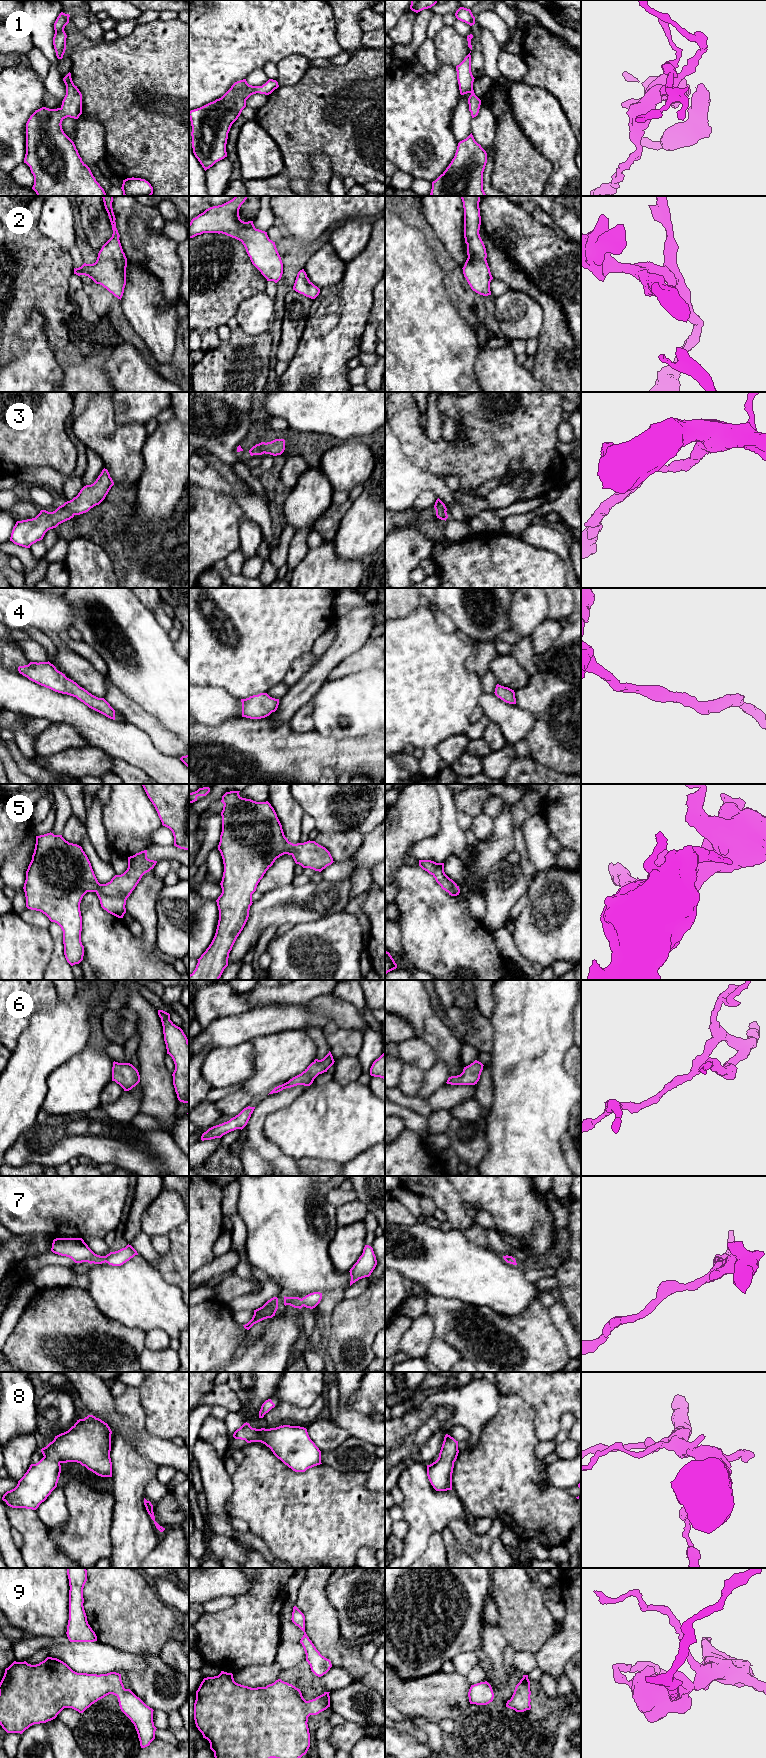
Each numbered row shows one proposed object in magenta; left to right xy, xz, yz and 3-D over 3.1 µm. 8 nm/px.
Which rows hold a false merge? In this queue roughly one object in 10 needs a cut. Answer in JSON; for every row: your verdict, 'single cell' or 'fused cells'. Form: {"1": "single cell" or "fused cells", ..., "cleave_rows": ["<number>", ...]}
{"1": "single cell", "2": "single cell", "3": "single cell", "4": "single cell", "5": "single cell", "6": "single cell", "7": "single cell", "8": "single cell", "9": "single cell", "cleave_rows": []}

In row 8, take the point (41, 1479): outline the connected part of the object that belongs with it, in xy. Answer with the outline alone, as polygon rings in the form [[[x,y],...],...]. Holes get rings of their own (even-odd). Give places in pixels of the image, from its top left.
[[[93,1415],[77,1420],[68,1431],[55,1436],[52,1442],[41,1449],[44,1457],[38,1463],[30,1465],[17,1486],[7,1491],[2,1500],[12,1508],[36,1510],[57,1487],[61,1463],[77,1462],[98,1476],[112,1477],[111,1434],[108,1424]]]

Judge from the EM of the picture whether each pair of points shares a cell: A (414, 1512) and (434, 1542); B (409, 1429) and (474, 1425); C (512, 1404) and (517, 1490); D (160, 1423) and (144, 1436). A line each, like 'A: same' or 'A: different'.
A: different
B: same
C: same
D: different

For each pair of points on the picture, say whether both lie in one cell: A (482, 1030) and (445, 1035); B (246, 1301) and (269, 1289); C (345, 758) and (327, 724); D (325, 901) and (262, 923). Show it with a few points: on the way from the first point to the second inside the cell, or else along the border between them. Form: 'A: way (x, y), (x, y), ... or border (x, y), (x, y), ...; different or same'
A: border (453, 1030), (460, 1038); different
B: way (252, 1301), (258, 1300), (263, 1295); same
C: border (315, 730), (337, 739), (358, 737); different
D: way (309, 902), (287, 904), (278, 907); same

